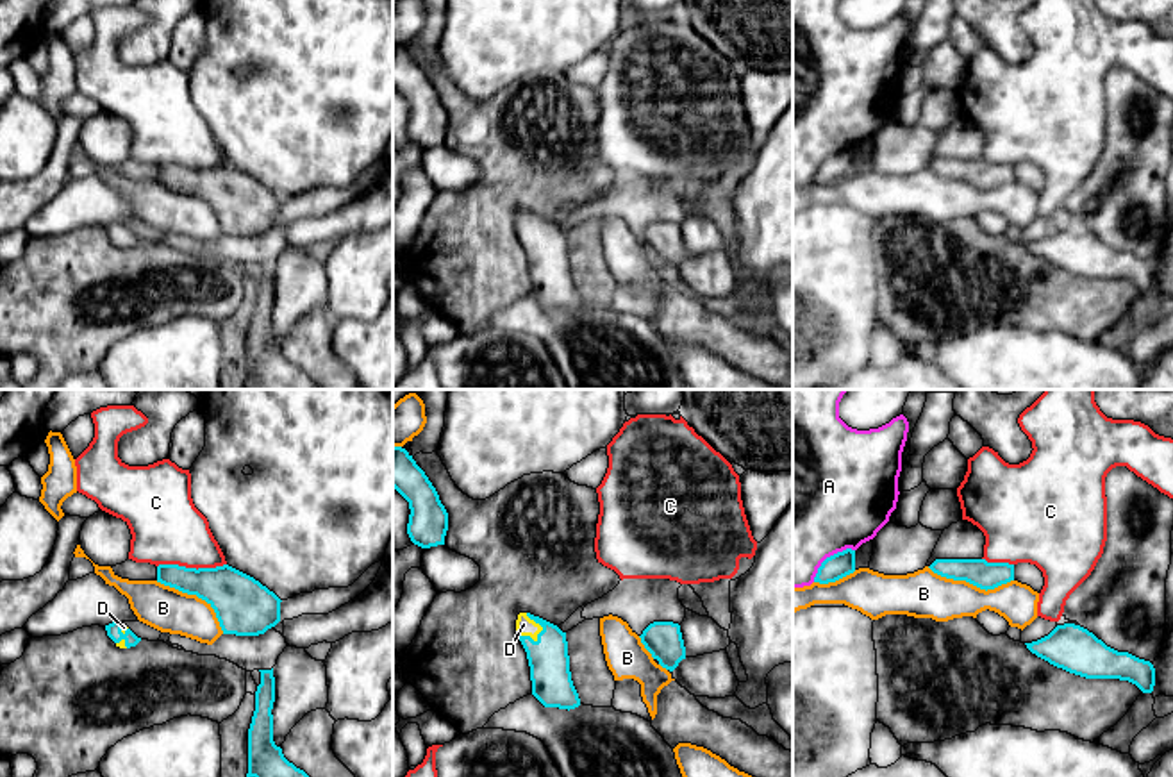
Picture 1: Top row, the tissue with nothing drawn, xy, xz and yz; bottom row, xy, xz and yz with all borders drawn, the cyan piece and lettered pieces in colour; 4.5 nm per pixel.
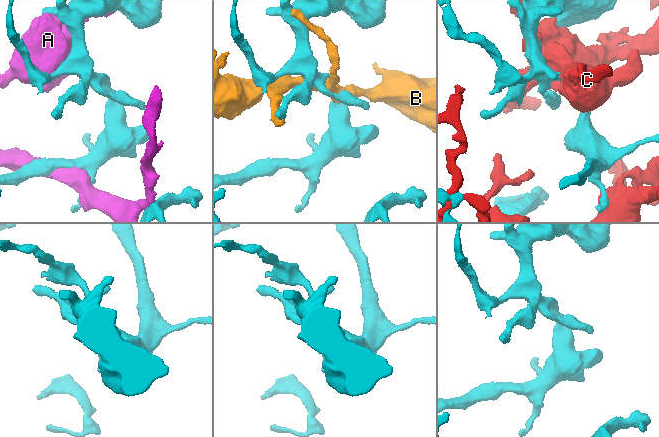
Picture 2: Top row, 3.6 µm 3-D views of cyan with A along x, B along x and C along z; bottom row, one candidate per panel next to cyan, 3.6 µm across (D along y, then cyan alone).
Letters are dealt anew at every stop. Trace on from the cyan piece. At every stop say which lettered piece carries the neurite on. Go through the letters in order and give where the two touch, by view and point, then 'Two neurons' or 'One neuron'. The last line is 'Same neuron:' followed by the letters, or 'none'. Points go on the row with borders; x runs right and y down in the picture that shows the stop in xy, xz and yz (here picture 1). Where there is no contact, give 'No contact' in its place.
A: Touches cyan at yz (831, 556). Two neurons
B: Touches cyan at yz (970, 583). Two neurons
C: Touches cyan at xy (191, 568). Two neurons
D: Touches cyan at xz (541, 626). One neuron
Same neuron: D

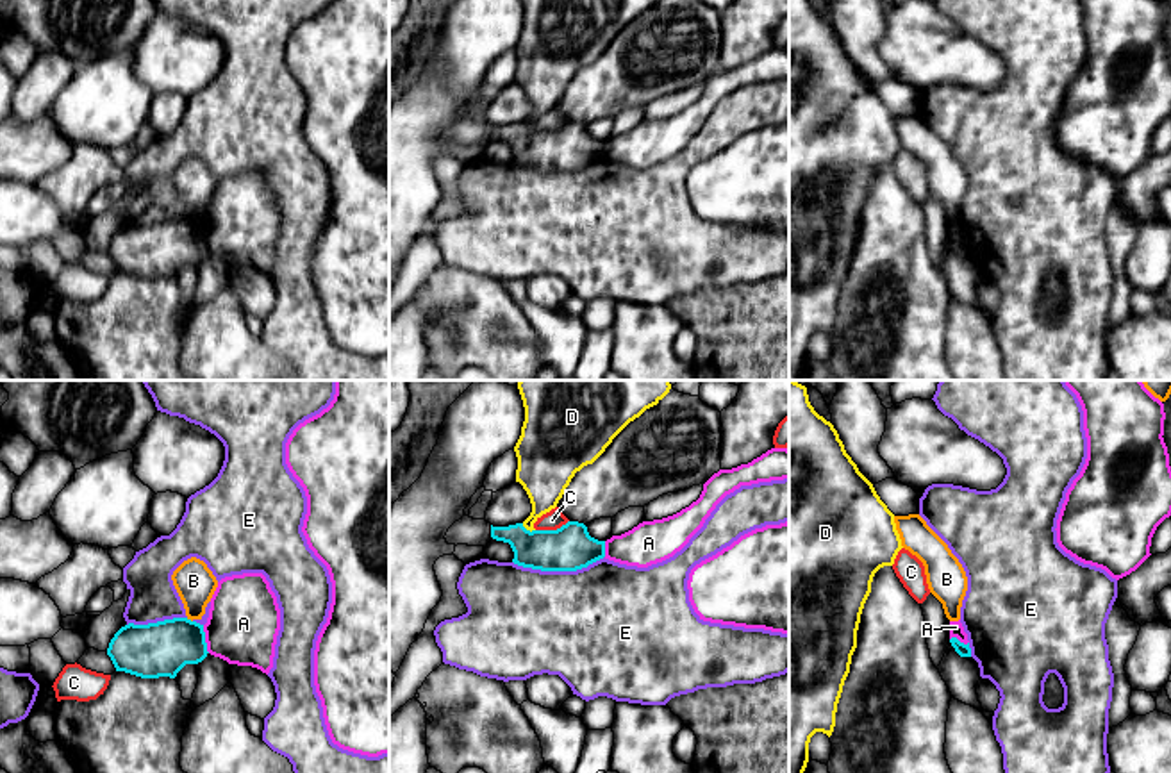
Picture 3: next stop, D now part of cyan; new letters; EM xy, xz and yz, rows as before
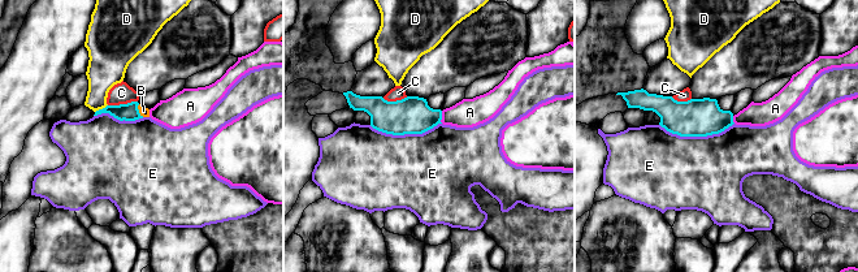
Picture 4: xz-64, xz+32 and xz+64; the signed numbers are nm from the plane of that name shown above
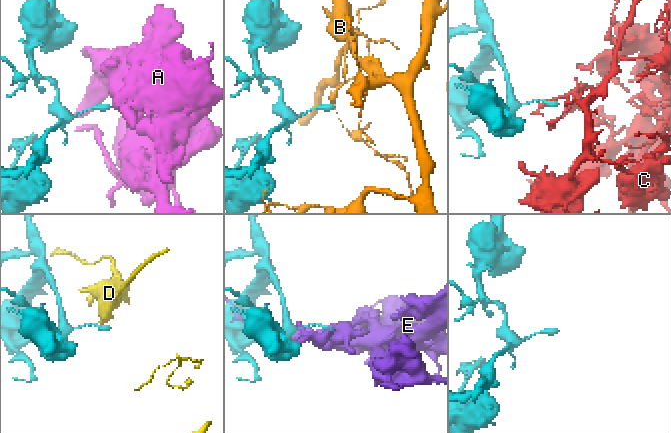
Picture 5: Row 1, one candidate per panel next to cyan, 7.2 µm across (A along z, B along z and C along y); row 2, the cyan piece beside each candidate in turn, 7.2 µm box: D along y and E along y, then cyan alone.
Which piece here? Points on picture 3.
A: Touches cyan at xy (204, 640). Two neurons
B: Touches cyan at xy (190, 620). Two neurons
C: Touches cyan at xz (552, 531). Two neurons
D: Touches cyan at xz (529, 531). Two neurons
E: Touches cyan at xz (557, 570). Two neurons
Same neuron: none

